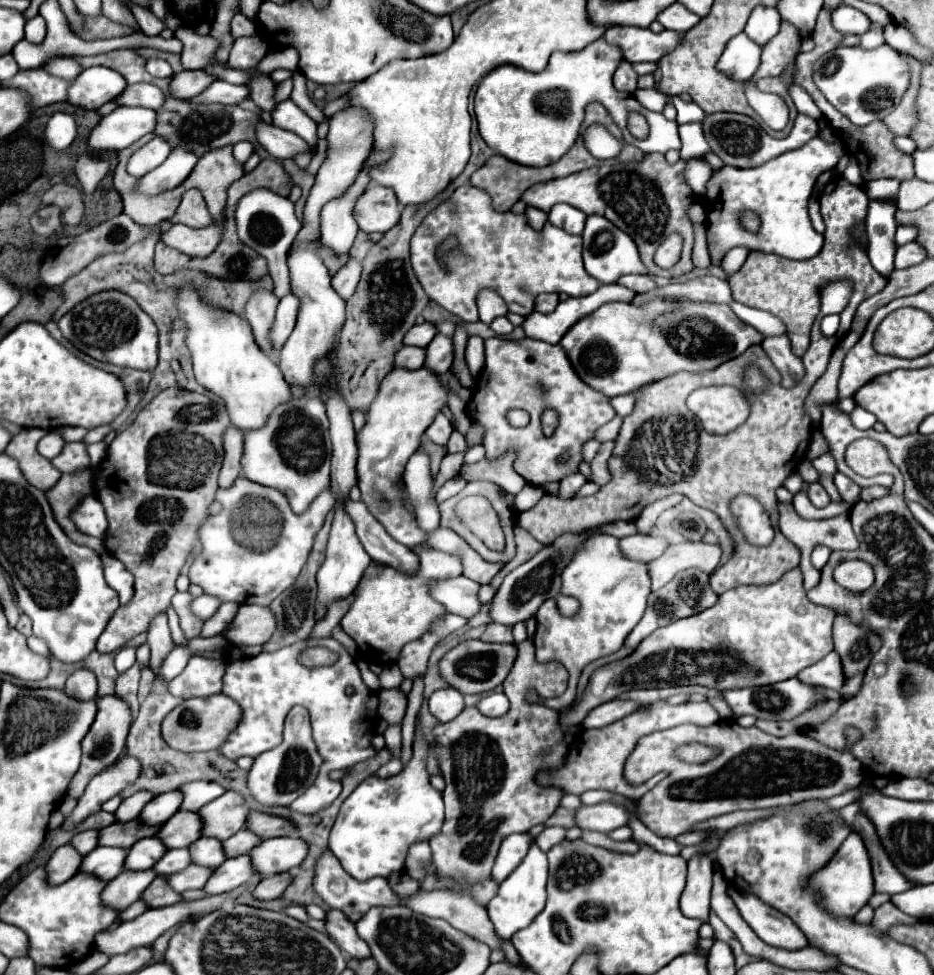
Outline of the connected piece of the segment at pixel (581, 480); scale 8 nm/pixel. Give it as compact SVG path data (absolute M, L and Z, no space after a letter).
M580 472L570 474L568 478L562 478L558 496L560 496L560 498L570 498L570 496L574 496L574 492L576 492L580 486L584 486L586 482L588 482L588 480L586 480L586 476L584 476L584 474L580 474Z

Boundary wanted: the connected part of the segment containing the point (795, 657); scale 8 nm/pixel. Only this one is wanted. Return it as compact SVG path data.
M800 568L784 572L772 584L732 588L720 594L712 608L658 628L630 656L596 670L578 708L570 710L570 714L560 714L560 726L580 724L592 708L634 688L700 684L724 692L794 678L800 670L834 650L832 622L836 614L832 610L830 620L828 610L806 598Z

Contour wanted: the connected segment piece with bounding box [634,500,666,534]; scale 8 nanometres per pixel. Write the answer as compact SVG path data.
M658 500L658 502L650 504L650 506L642 512L642 516L638 516L638 518L634 520L634 524L636 524L636 528L638 528L638 534L650 534L650 530L654 528L654 520L660 516L662 508L666 508L662 502L664 502L664 500Z

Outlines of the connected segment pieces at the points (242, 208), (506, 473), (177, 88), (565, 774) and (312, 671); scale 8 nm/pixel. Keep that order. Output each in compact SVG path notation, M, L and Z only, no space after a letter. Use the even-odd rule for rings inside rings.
M256 188L238 200L234 218L236 218L238 238L246 246L250 246L252 250L256 250L260 256L266 258L268 272L274 280L274 294L278 298L290 294L290 276L288 276L288 266L286 266L286 254L290 250L290 242L294 242L294 234L298 234L298 226L302 226L302 222L294 214L294 204L288 198L282 198L268 188Z
M506 450L500 458L494 460L480 460L476 464L464 464L460 468L460 476L464 480L490 480L502 486L510 494L518 494L518 490L525 486L526 481L518 475L513 464L516 460L516 450Z
M202 70L176 72L170 80L170 94L172 94L172 98L188 100L188 98L200 94L212 80L214 80L214 76L210 76Z
M654 702L652 710L648 710L648 712L634 712L634 714L630 714L630 716L618 720L618 722L612 722L604 728L582 730L570 744L568 764L560 772L542 772L542 774L538 774L538 782L560 786L564 792L578 794L578 796L588 792L588 790L608 790L608 792L614 792L614 794L622 794L630 800L638 800L652 786L656 786L667 776L666 772L660 772L642 786L630 786L624 780L624 776L622 776L624 762L630 756L630 752L634 750L638 740L644 734L652 734L654 730L666 730L666 728L674 728L674 726L681 724L709 726L716 724L716 722L720 722L720 716L718 716L716 708L710 702L688 702L688 704L680 704L680 706L670 706L666 702ZM632 794L640 794L640 796L632 796Z
M334 638L302 640L296 642L294 646L286 646L270 654L262 652L246 660L230 662L226 664L226 672L222 678L222 694L236 700L242 706L242 718L238 726L230 732L230 736L220 748L220 752L230 760L238 760L240 756L256 758L258 754L276 748L278 744L282 744L286 714L298 704L310 712L312 738L324 762L320 766L318 778L314 780L314 786L310 786L298 800L290 804L292 812L318 814L326 810L342 790L342 784L338 780L330 780L328 774L332 770L346 770L356 762L374 756L370 738L374 736L376 726L378 696L362 682L354 658L346 654L346 650L342 650L342 646L334 642ZM314 646L324 646L336 652L338 660L332 666L318 666L318 668L302 666L298 660L300 654L306 648ZM346 688L354 688L354 692L346 694Z

